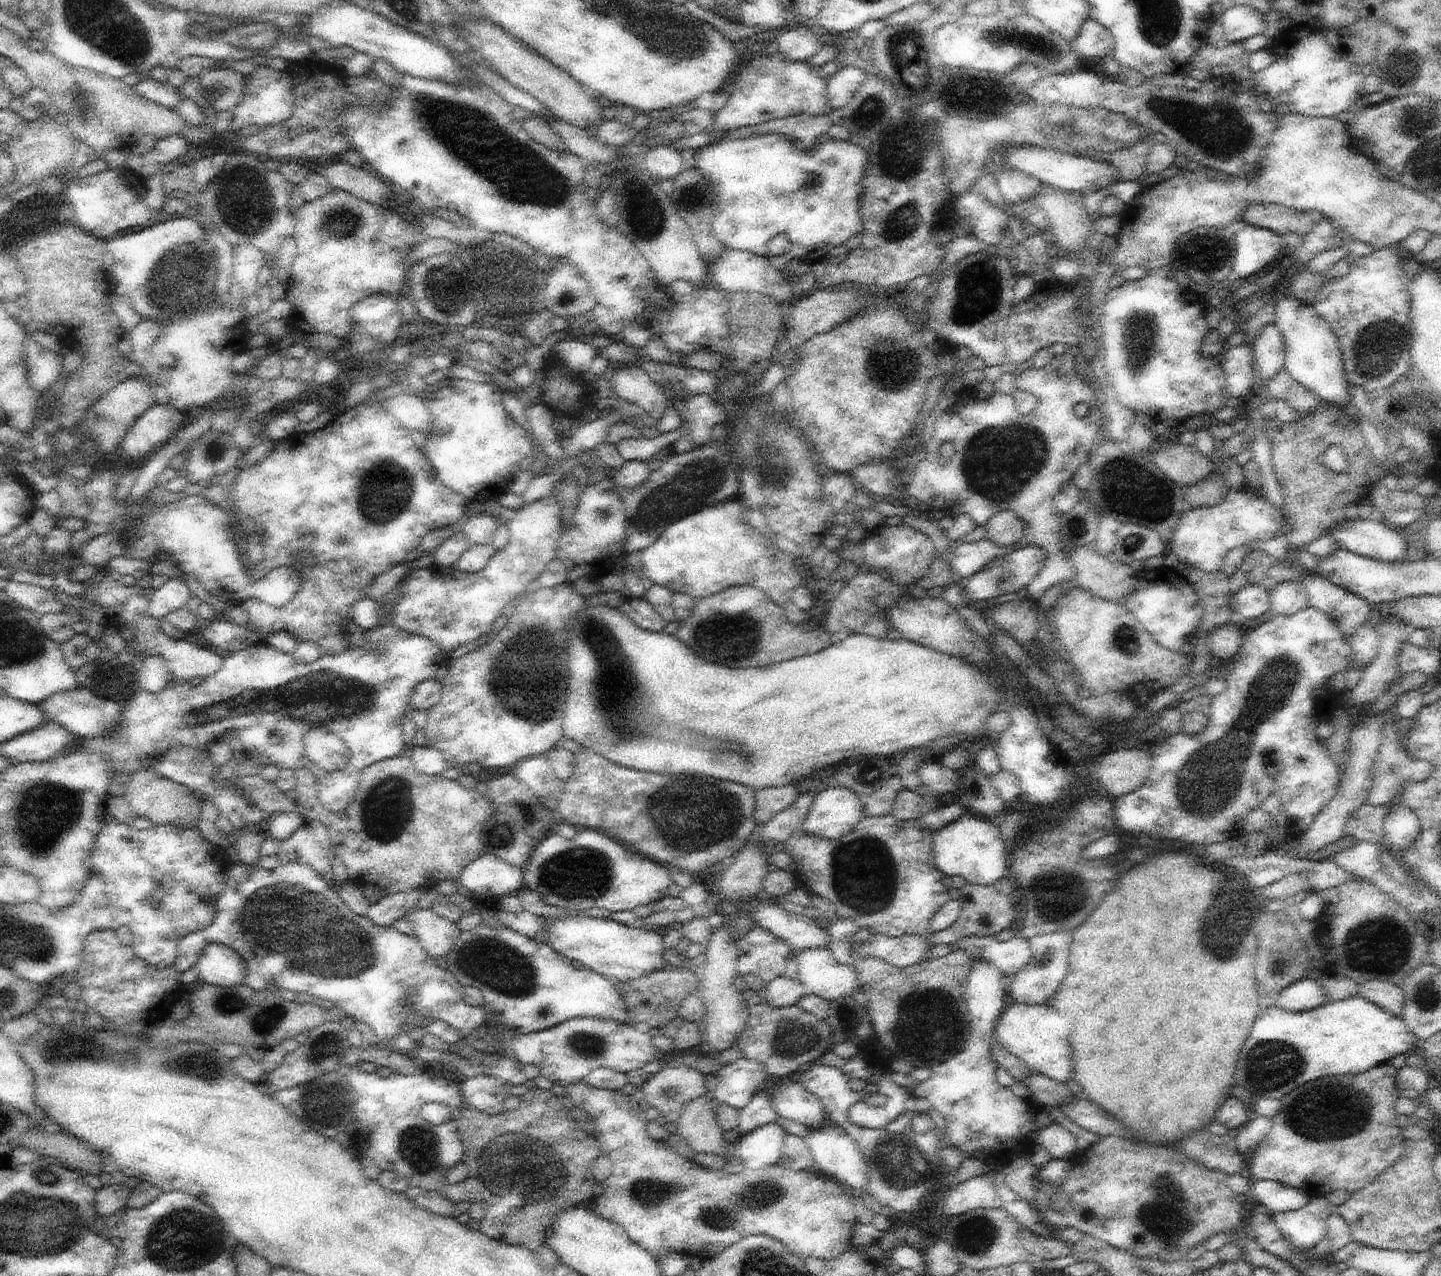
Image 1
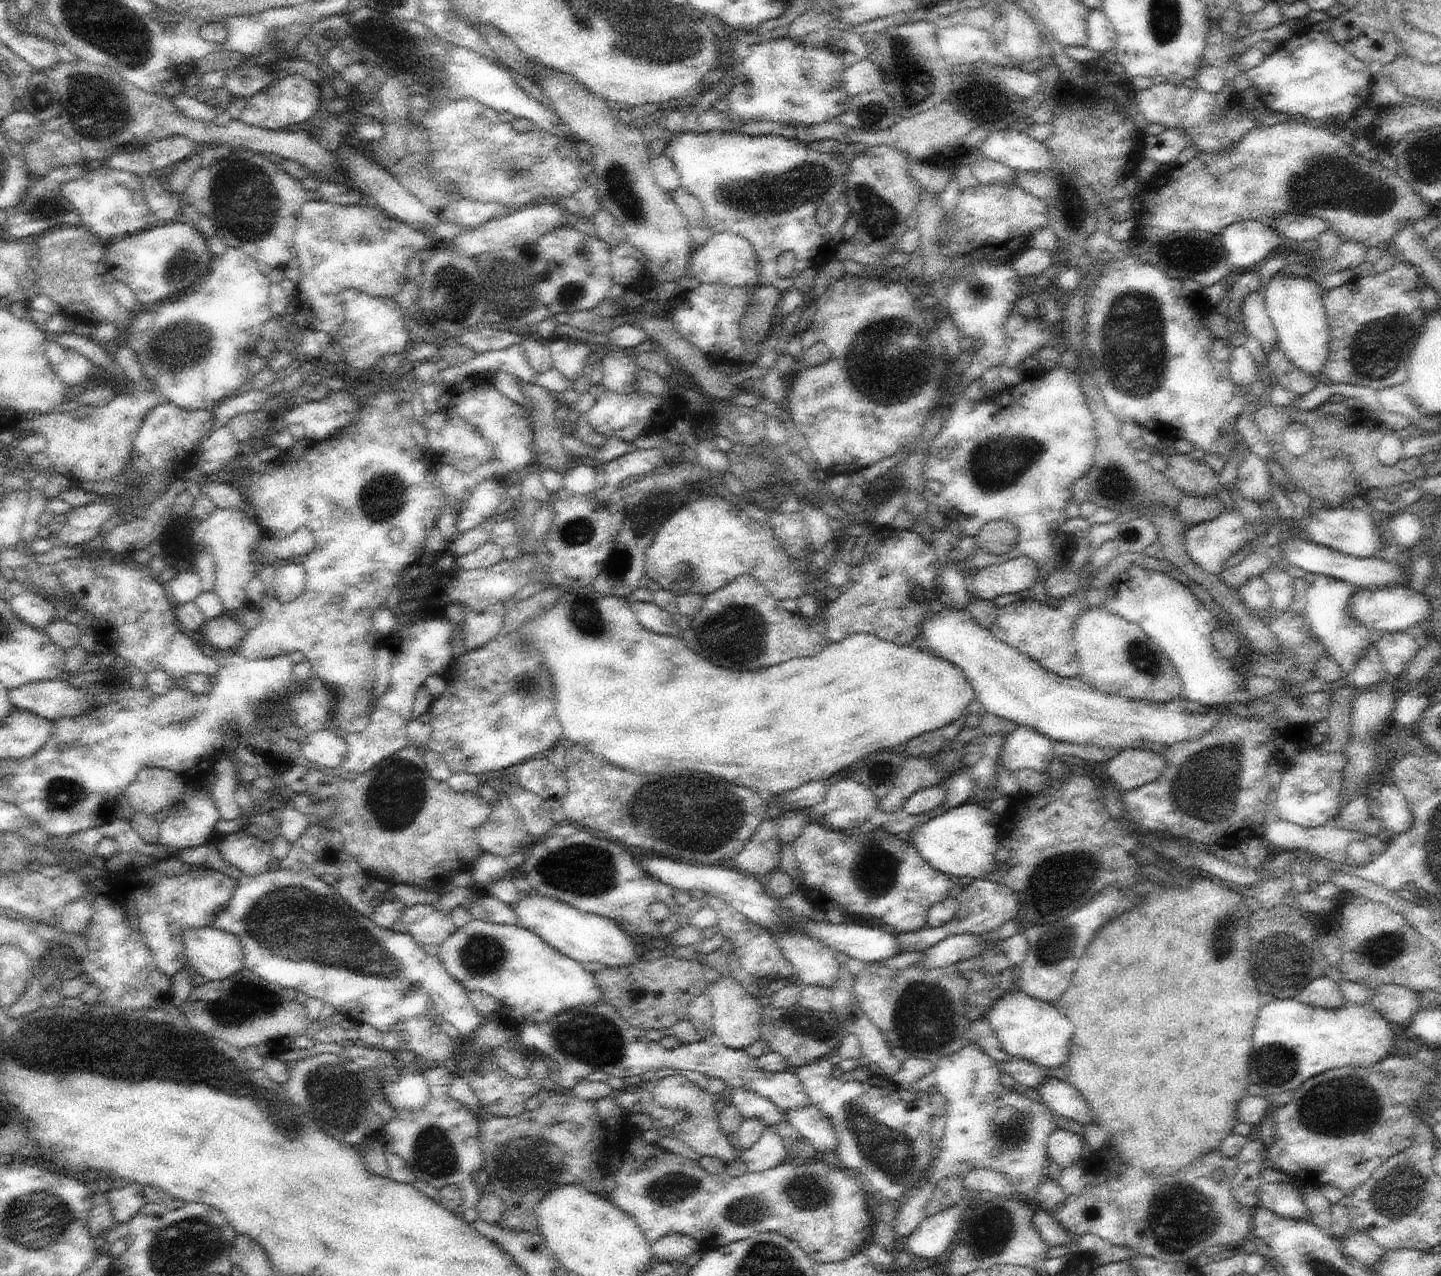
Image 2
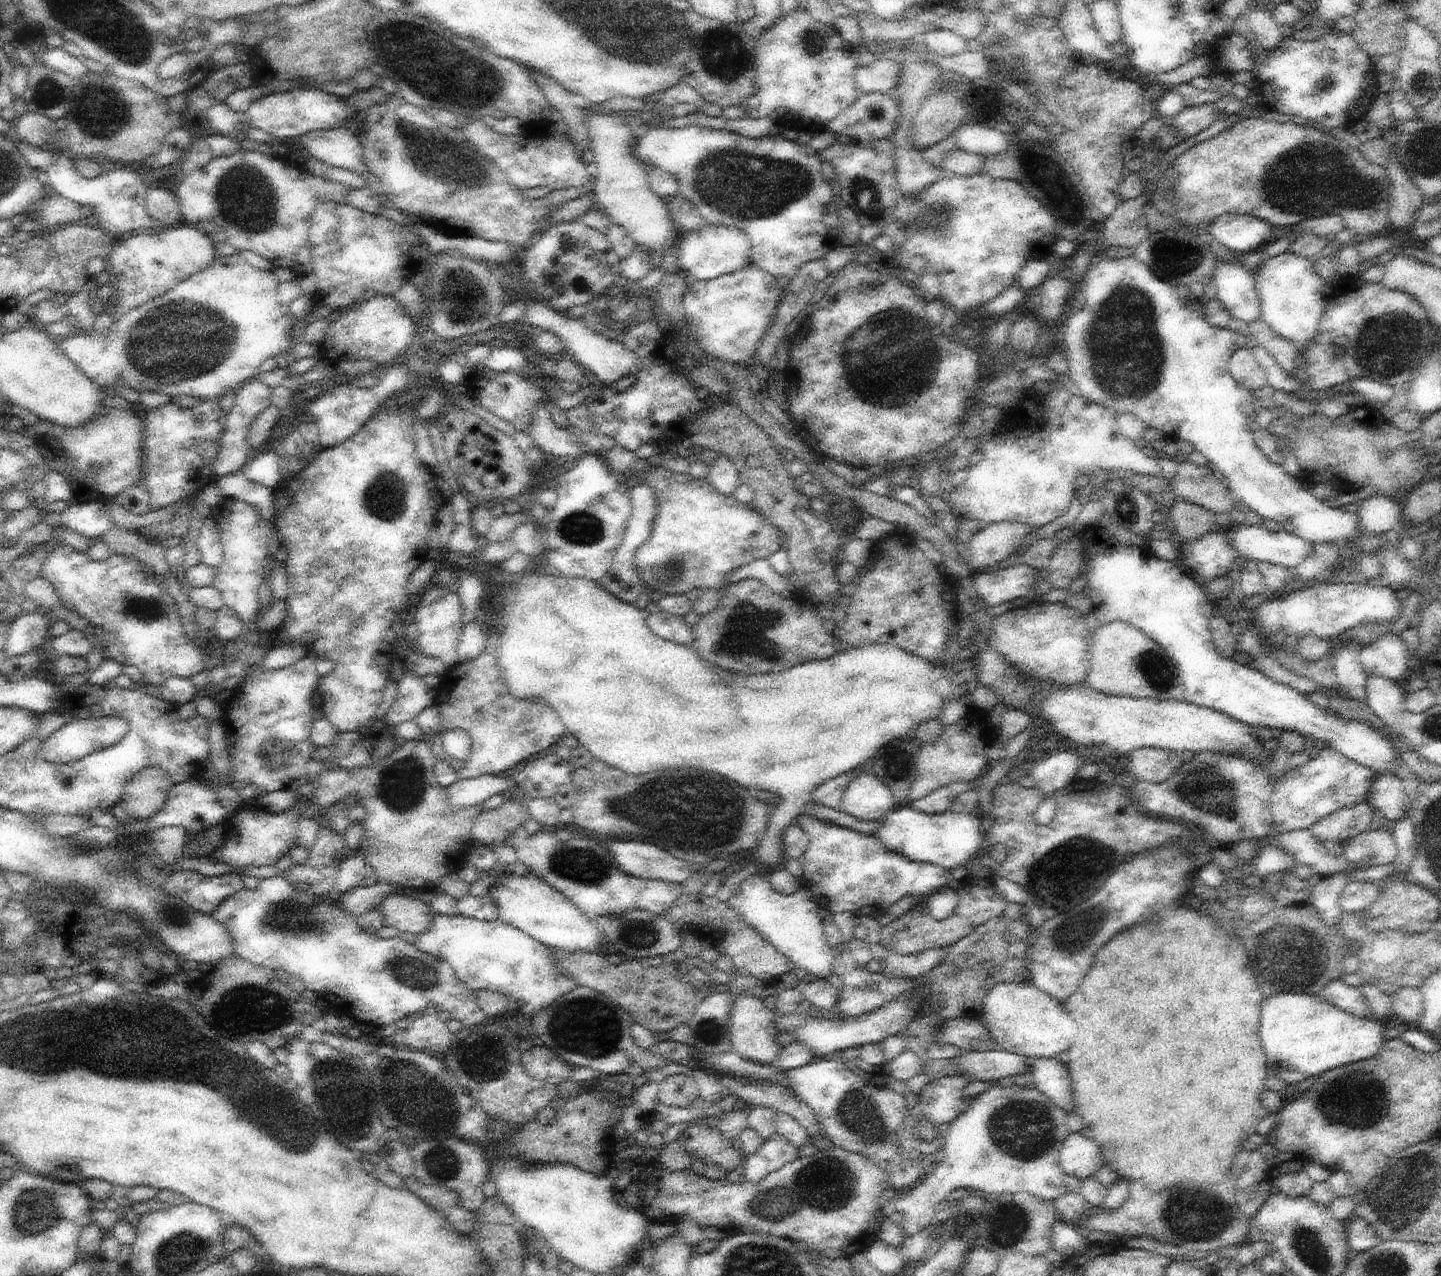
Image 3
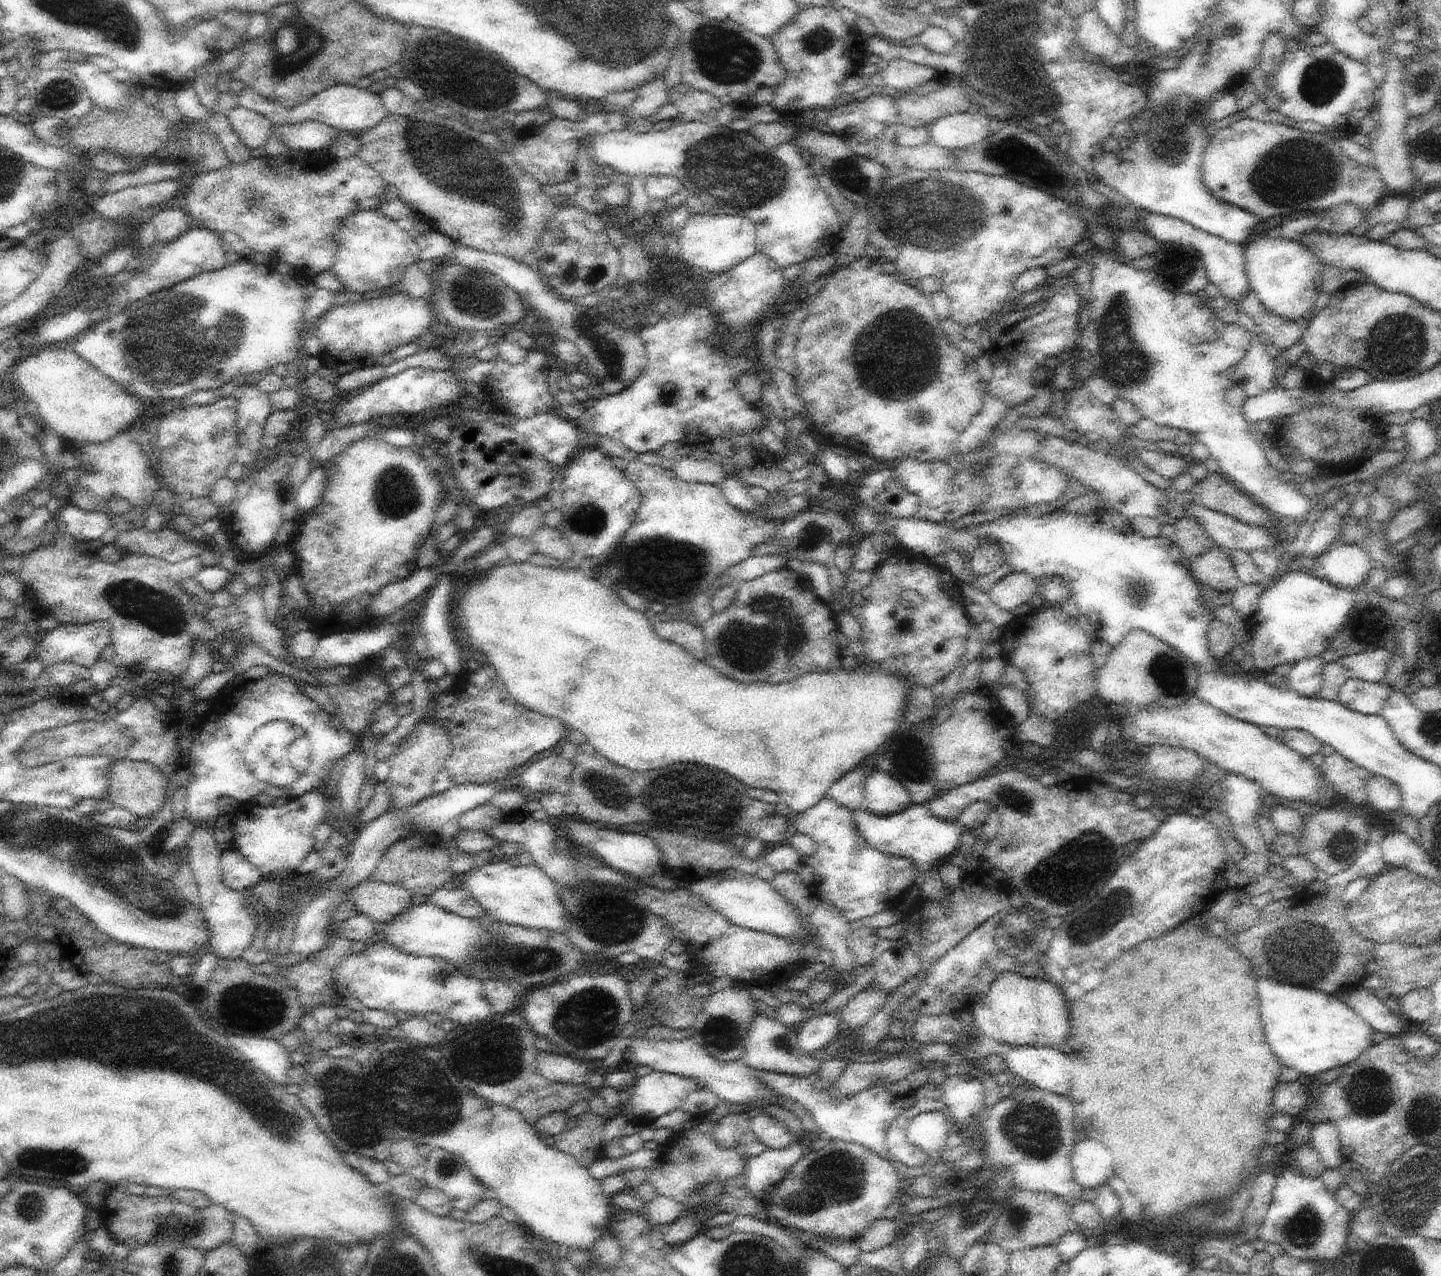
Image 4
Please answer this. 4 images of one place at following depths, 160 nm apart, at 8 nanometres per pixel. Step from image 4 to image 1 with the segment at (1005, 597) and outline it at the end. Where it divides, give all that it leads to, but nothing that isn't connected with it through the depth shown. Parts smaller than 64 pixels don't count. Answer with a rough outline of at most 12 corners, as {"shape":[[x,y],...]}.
{"shape":[[1020,545],[964,582],[971,601],[1030,588],[1044,548]]}

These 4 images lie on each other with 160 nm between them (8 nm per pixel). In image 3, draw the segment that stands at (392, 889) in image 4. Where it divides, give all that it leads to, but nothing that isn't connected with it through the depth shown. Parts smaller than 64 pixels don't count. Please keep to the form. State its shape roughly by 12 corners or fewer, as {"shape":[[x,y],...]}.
{"shape":[[388,894],[379,910],[386,927],[415,937],[432,926],[428,904]]}

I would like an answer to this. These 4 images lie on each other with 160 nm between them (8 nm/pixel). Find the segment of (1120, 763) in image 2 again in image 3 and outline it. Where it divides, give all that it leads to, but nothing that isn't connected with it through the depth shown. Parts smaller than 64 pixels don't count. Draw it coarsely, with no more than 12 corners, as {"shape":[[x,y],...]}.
{"shape":[[1143,747],[1128,754],[1138,780],[1164,783],[1182,768],[1175,751]]}

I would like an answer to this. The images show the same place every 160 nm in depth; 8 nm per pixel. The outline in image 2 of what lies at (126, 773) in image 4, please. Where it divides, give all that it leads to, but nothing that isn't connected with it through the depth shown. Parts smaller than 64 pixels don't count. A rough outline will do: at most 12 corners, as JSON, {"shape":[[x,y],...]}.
{"shape":[[145,767],[123,794],[152,817],[188,788],[172,770]]}

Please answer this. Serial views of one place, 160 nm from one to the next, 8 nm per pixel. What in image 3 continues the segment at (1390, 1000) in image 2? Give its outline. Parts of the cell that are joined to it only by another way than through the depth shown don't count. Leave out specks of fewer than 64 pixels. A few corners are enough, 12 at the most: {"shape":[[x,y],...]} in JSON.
{"shape":[[1417,987],[1400,988],[1392,998],[1392,1020],[1416,1024],[1424,1014]]}

